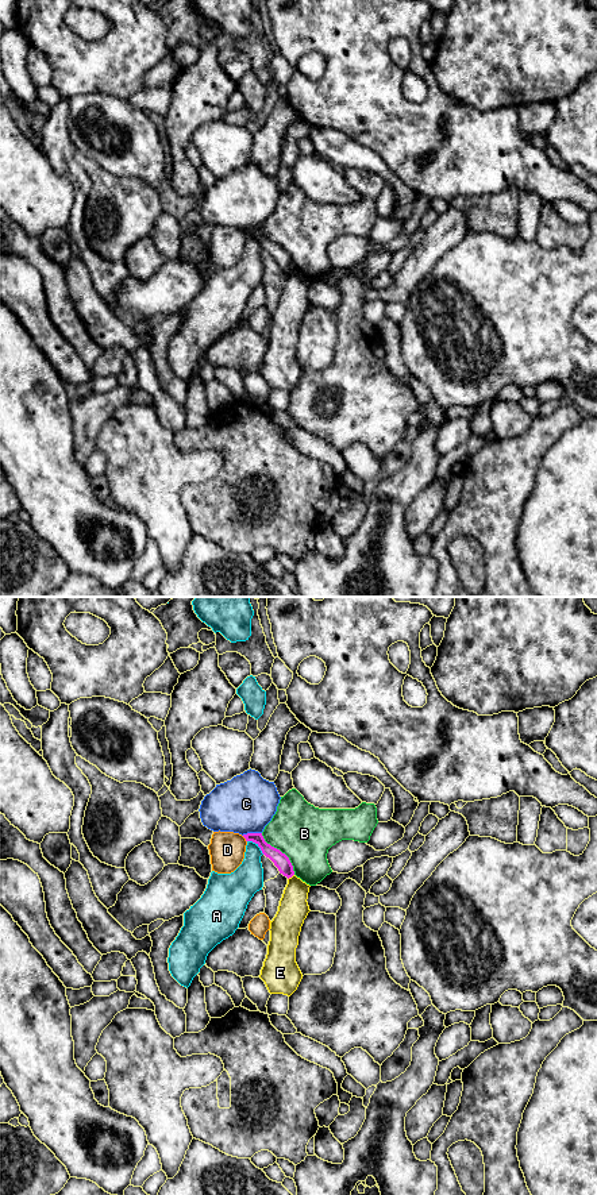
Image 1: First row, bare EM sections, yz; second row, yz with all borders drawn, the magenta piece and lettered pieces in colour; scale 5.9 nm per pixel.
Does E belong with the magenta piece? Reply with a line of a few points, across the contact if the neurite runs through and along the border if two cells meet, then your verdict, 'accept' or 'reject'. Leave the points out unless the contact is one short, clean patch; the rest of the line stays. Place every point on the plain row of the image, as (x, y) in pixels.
line yz (293, 269), (288, 274); reject

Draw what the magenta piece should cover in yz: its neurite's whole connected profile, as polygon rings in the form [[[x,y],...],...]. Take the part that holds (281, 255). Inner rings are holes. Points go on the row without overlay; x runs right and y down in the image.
[[[247,228],[243,230],[243,232],[246,234],[246,236],[255,238],[261,243],[262,248],[274,258],[280,269],[282,269],[288,274],[294,270],[293,261],[289,253],[285,248],[282,248],[280,244],[267,239],[262,228]]]

